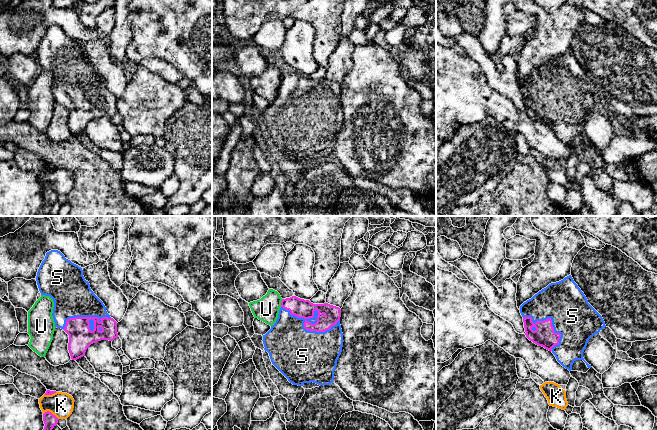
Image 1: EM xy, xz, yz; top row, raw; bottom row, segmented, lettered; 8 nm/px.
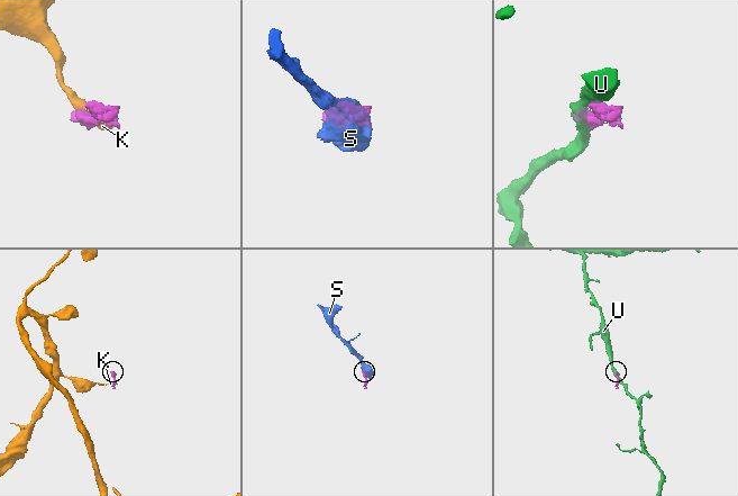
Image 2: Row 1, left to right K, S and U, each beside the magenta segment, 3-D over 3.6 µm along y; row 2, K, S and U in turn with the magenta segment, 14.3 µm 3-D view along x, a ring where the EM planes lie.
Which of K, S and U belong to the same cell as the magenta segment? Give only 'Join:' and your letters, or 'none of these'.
Join: S

